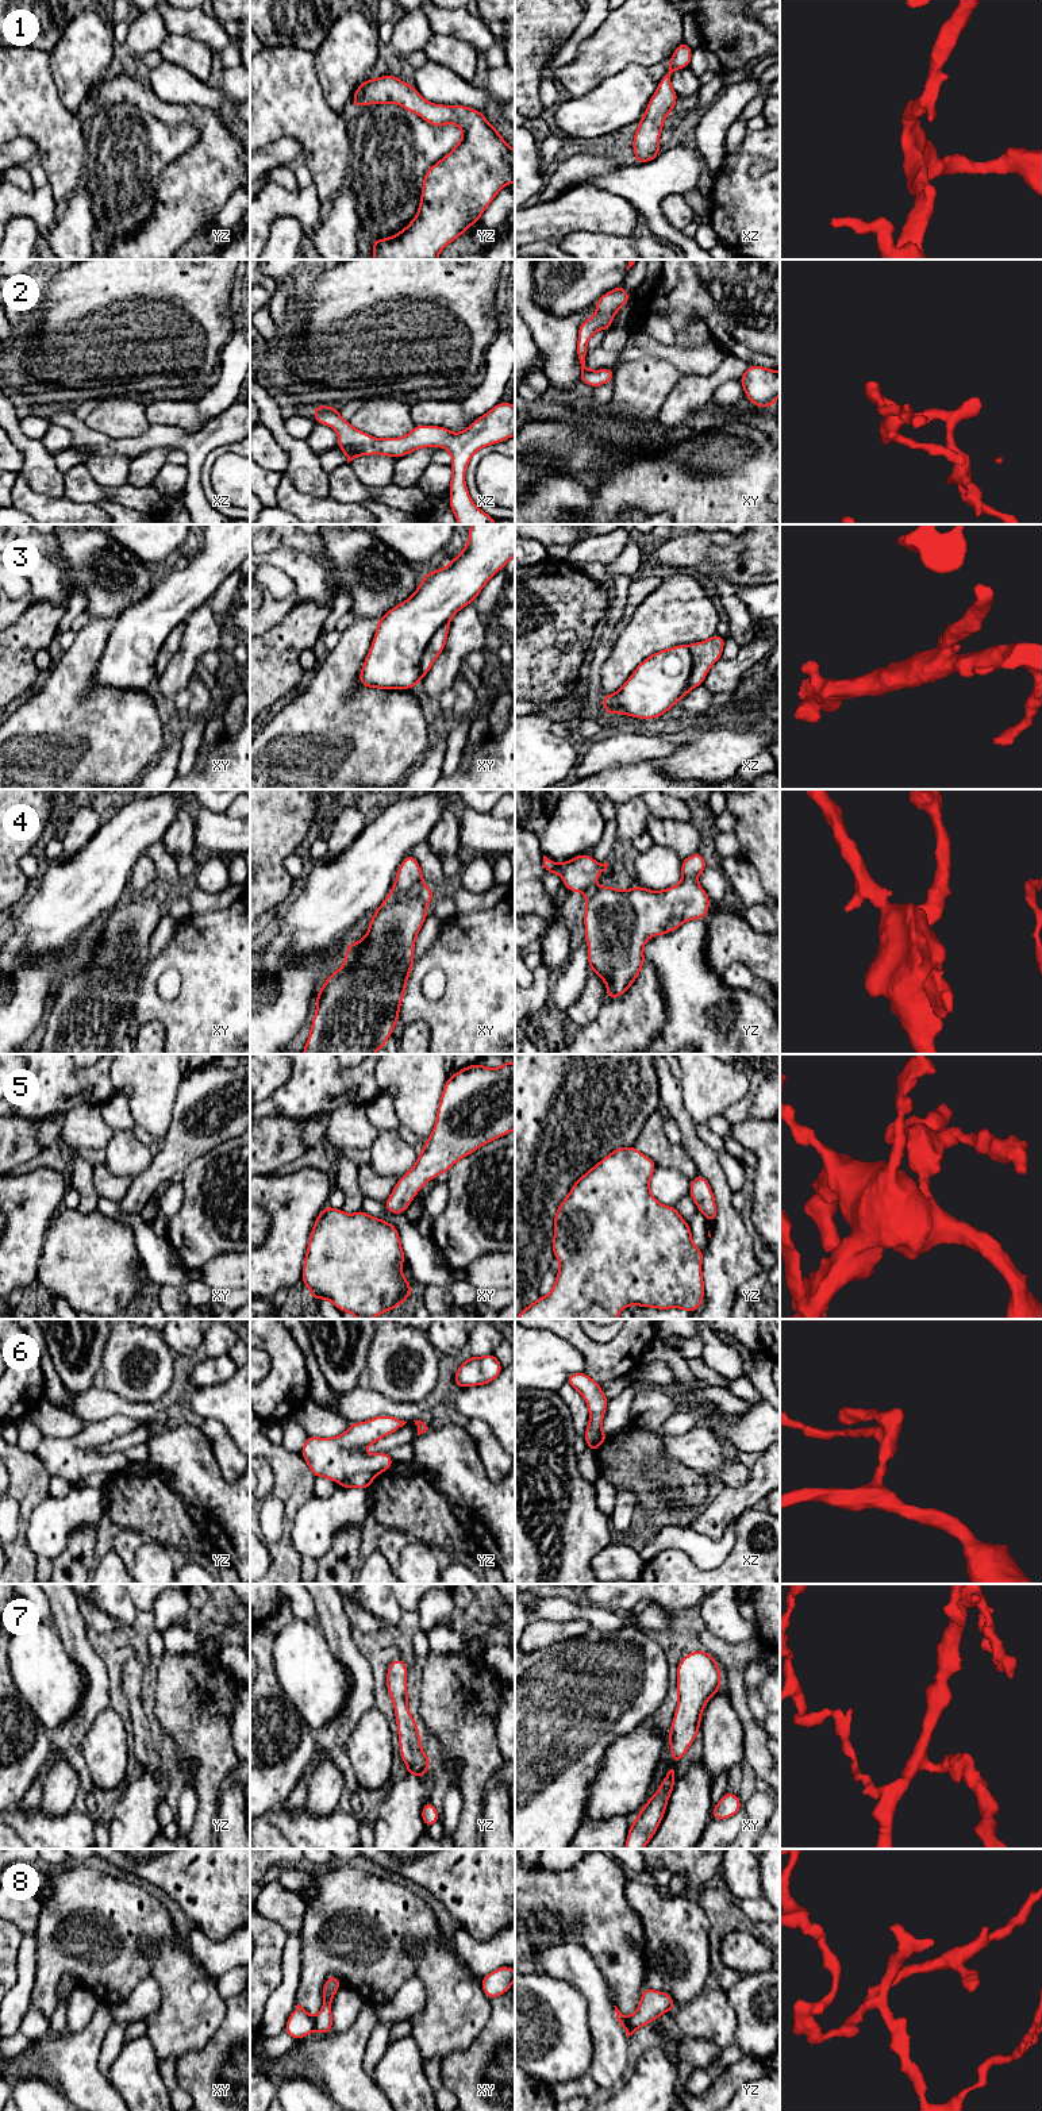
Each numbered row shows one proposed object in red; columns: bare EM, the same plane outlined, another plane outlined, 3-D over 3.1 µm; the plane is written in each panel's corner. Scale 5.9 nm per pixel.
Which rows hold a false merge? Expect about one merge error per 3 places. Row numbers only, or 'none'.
3, 4, 6, 8

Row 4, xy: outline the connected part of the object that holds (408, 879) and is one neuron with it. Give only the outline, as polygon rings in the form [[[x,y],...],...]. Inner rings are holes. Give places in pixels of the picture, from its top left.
[[[408,854],[397,869],[393,889],[401,895],[412,893],[424,887],[418,860]]]

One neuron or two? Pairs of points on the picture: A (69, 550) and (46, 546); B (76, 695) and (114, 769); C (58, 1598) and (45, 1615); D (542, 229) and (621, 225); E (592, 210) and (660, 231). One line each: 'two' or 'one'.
A: two
B: one
C: two
D: one
E: two

